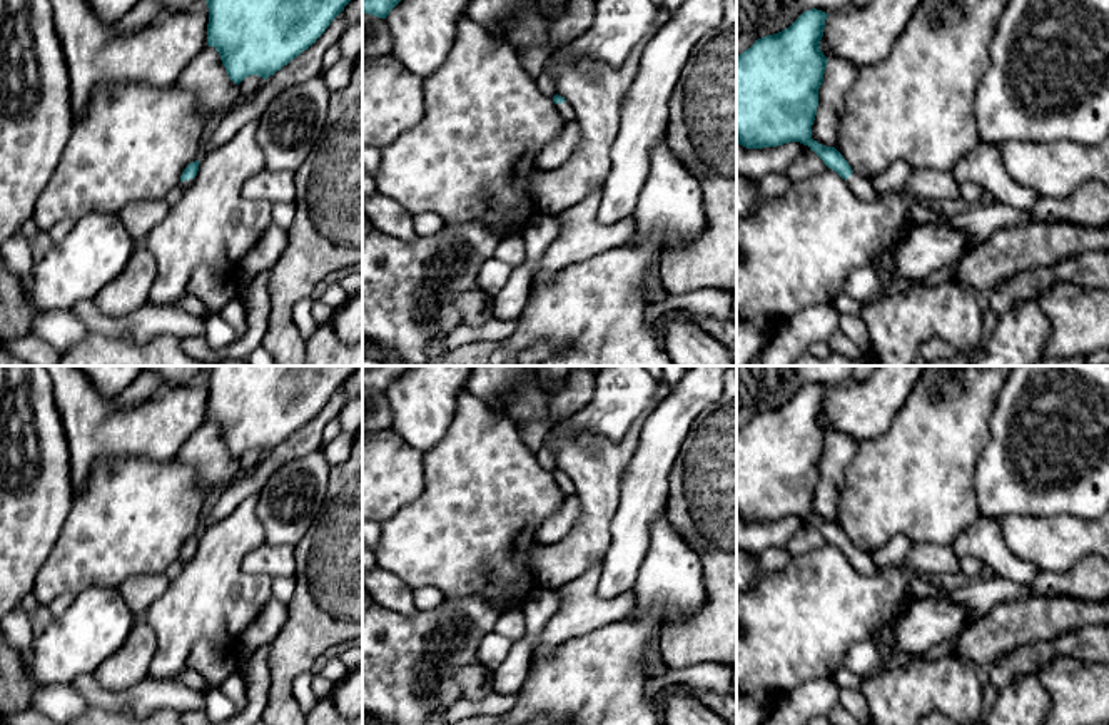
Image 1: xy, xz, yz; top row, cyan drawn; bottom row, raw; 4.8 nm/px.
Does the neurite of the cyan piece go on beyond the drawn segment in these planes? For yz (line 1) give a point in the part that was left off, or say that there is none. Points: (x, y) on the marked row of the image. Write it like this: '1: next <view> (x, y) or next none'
1: next yz (862, 187)

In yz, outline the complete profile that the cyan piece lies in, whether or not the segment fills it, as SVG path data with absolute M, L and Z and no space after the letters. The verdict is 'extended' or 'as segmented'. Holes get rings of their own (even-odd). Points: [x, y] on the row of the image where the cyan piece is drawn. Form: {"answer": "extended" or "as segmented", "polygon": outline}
{"answer": "extended", "polygon": "M807 10L788 28L755 40L737 57L737 144L747 149L763 149L800 142L845 179L857 197L877 199L879 192L872 182L857 174L835 147L812 139L818 89L828 62L820 50L827 17L828 13L822 10Z"}

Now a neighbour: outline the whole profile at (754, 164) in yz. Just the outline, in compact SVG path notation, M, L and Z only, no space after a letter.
M800 142L763 149L747 149L737 144L737 174L748 180L758 180L768 174L785 174L803 150L805 145Z

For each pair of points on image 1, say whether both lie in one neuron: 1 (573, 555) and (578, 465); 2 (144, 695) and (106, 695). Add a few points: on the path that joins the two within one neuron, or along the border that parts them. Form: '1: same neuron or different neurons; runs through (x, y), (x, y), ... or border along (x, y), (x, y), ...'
1: same neuron; runs through (592, 533), (592, 486)
2: same neuron; runs through (134, 699), (116, 699)

